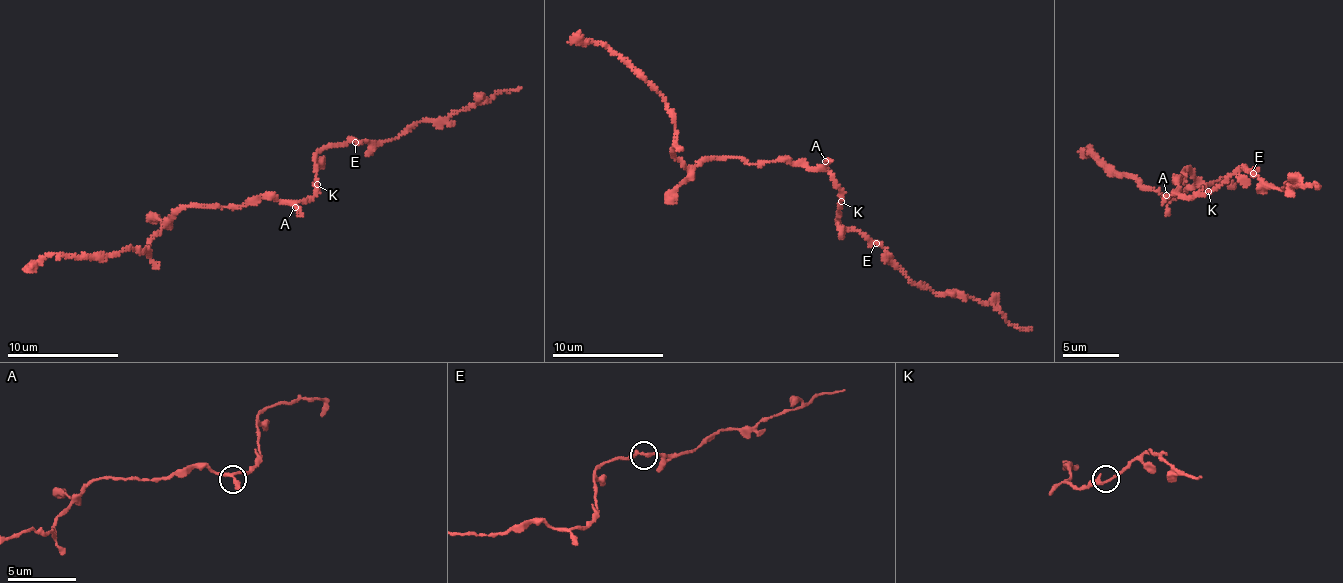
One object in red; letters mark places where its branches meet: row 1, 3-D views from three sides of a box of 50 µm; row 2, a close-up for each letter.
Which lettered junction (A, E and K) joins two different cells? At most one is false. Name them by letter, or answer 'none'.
none

